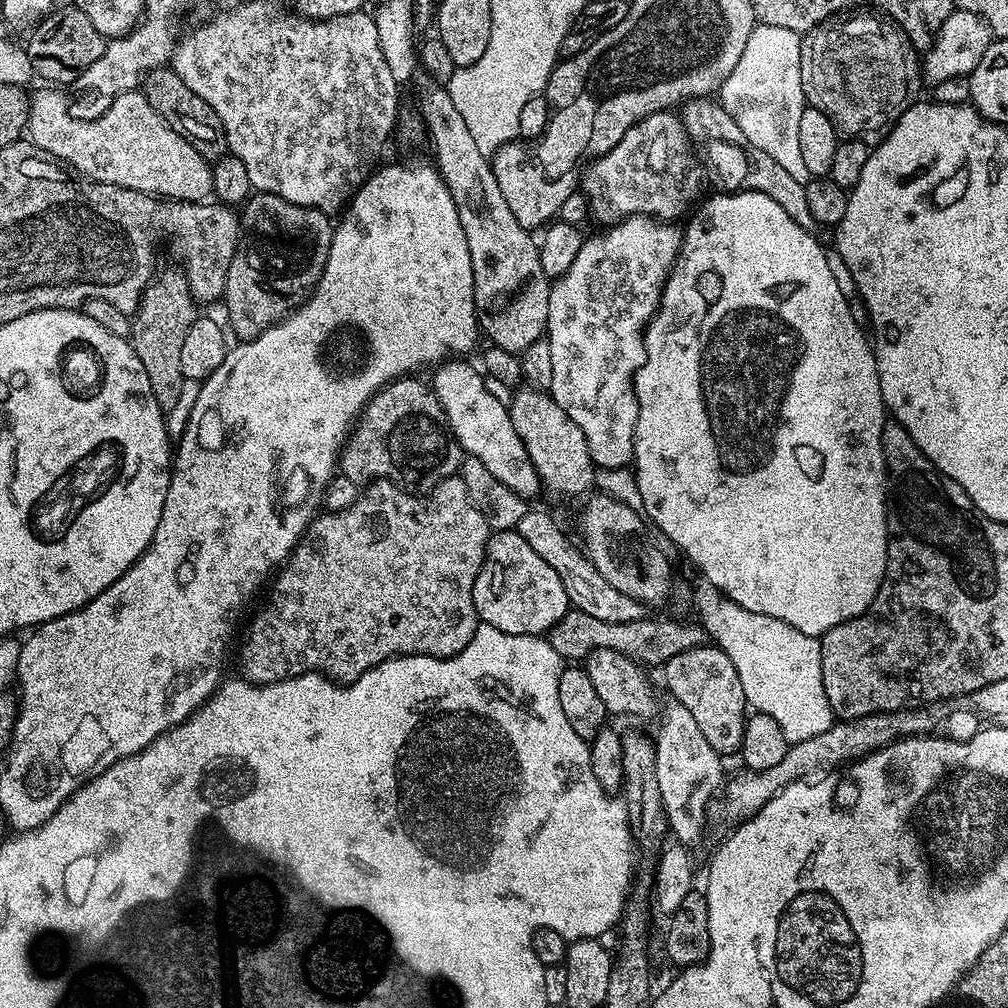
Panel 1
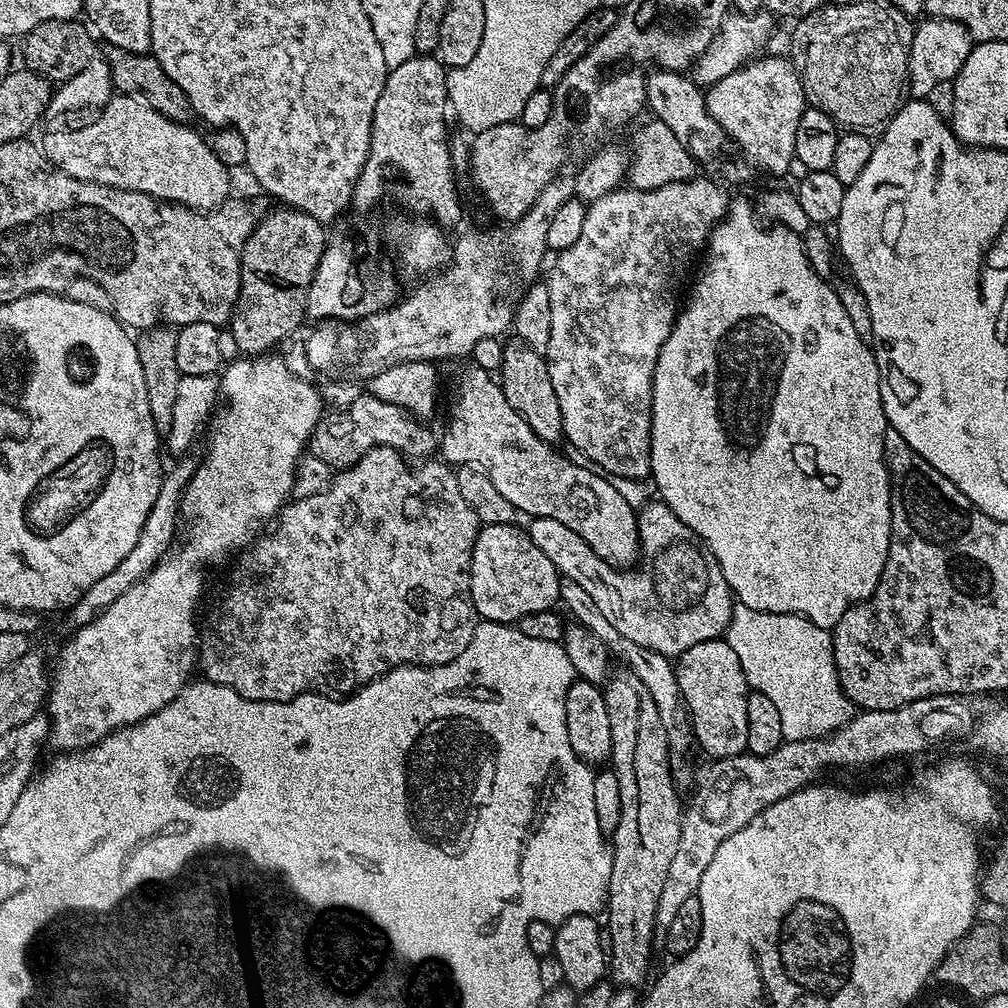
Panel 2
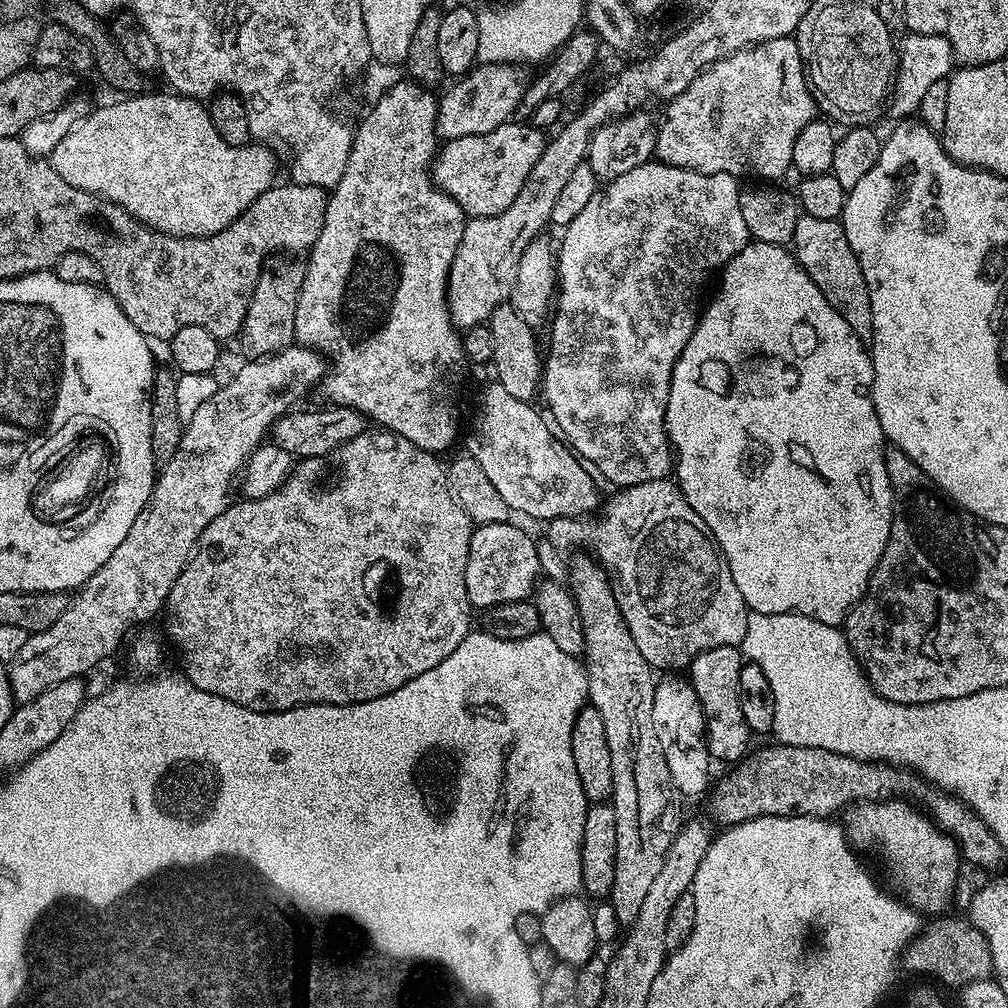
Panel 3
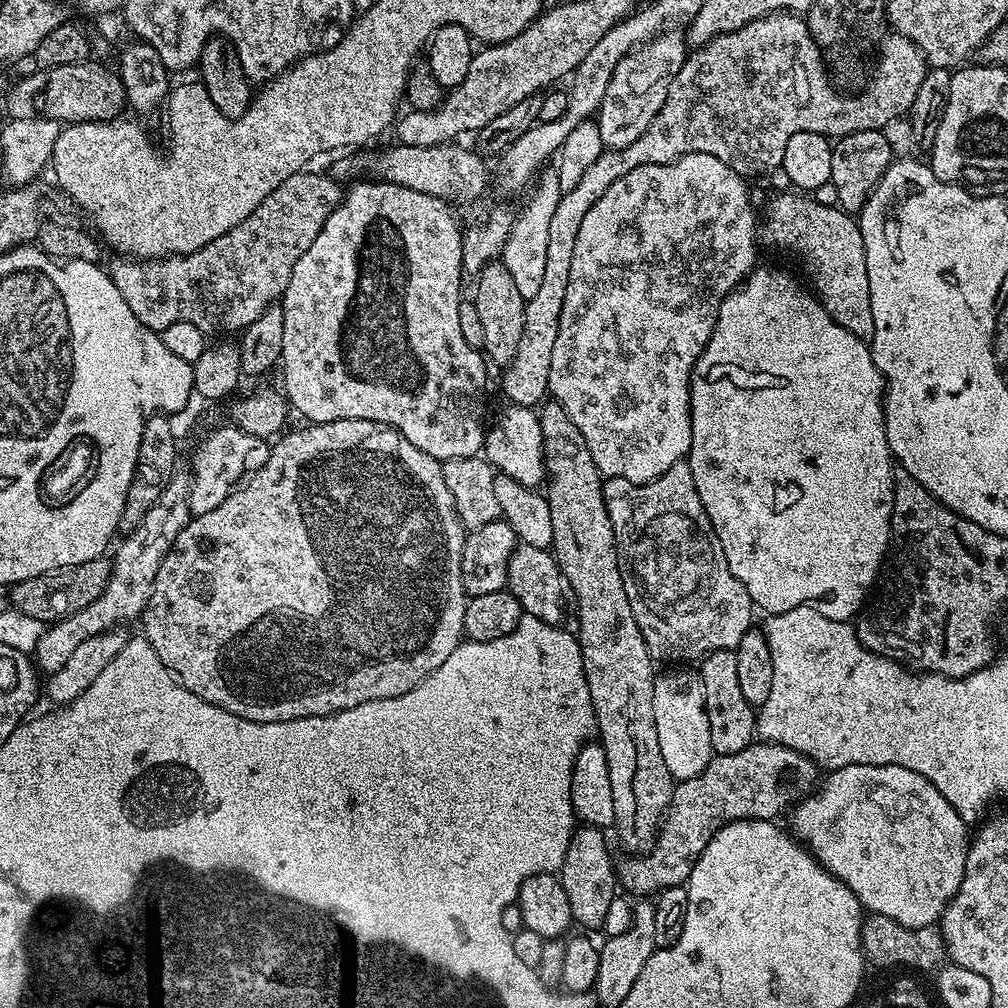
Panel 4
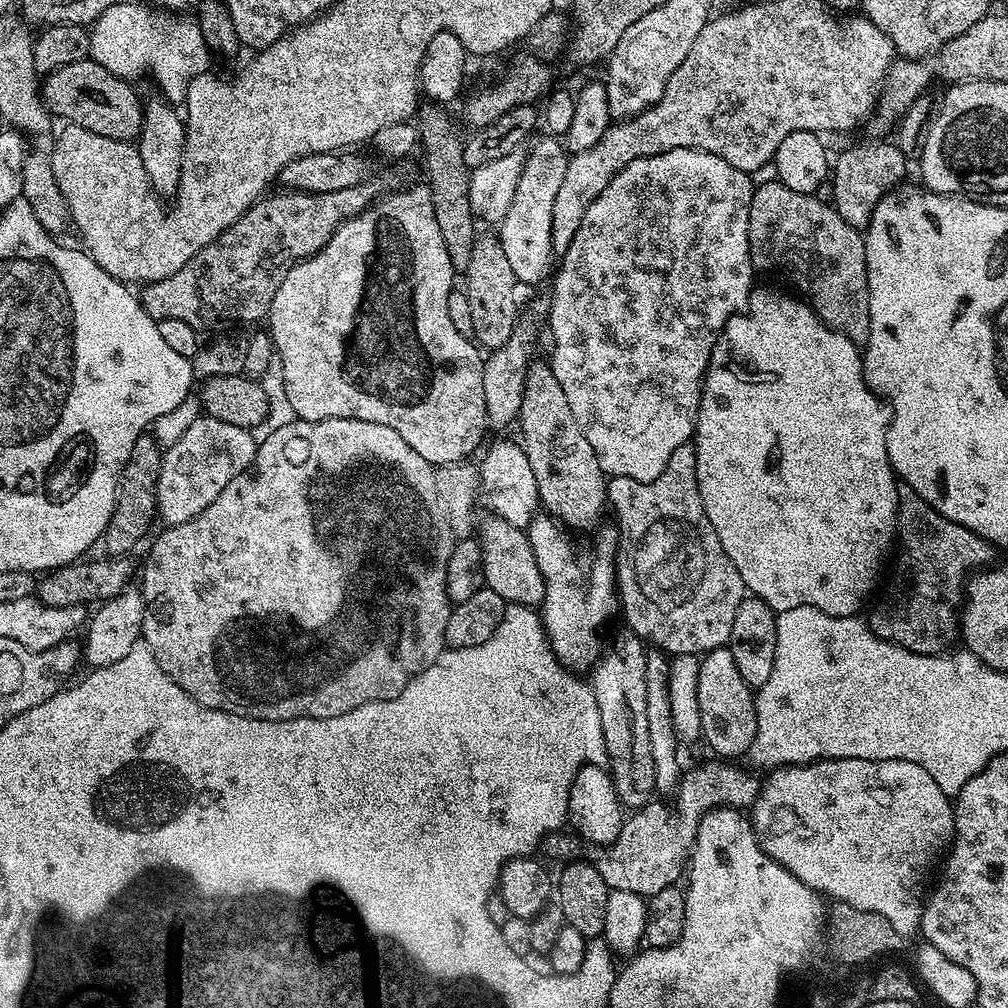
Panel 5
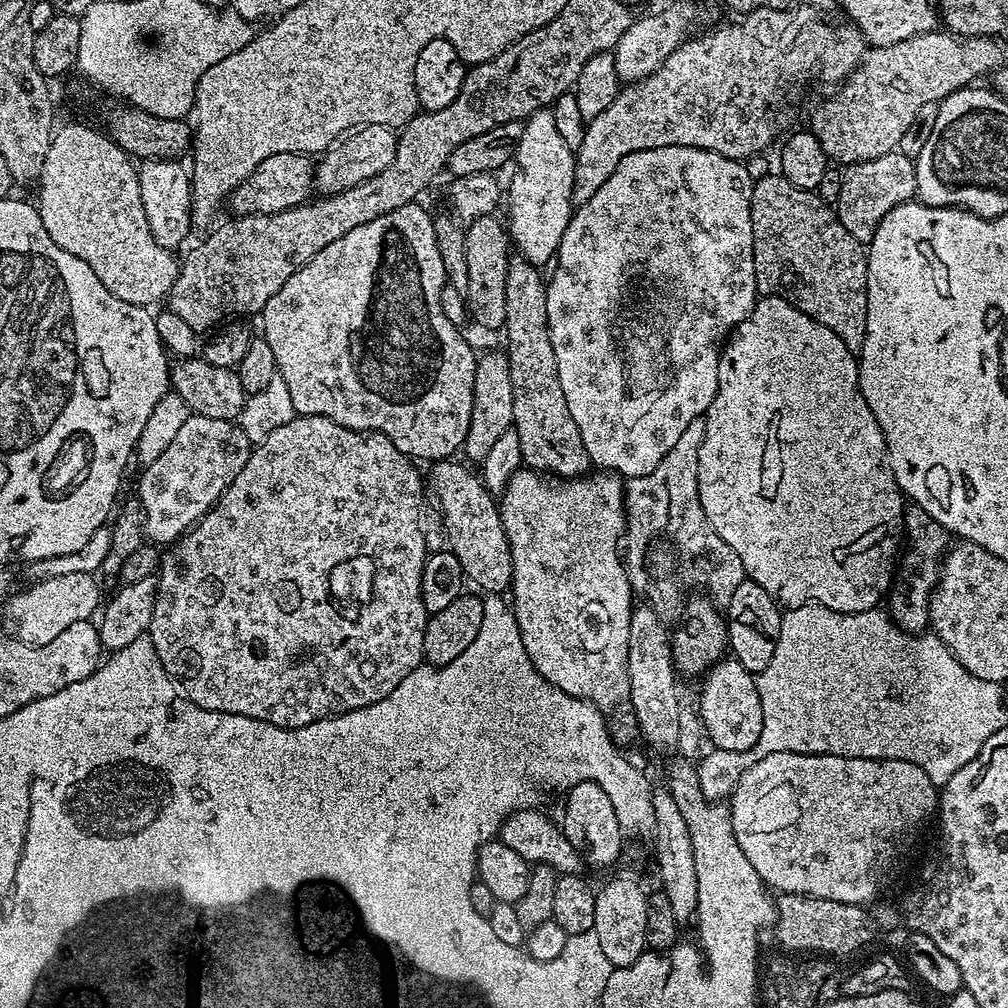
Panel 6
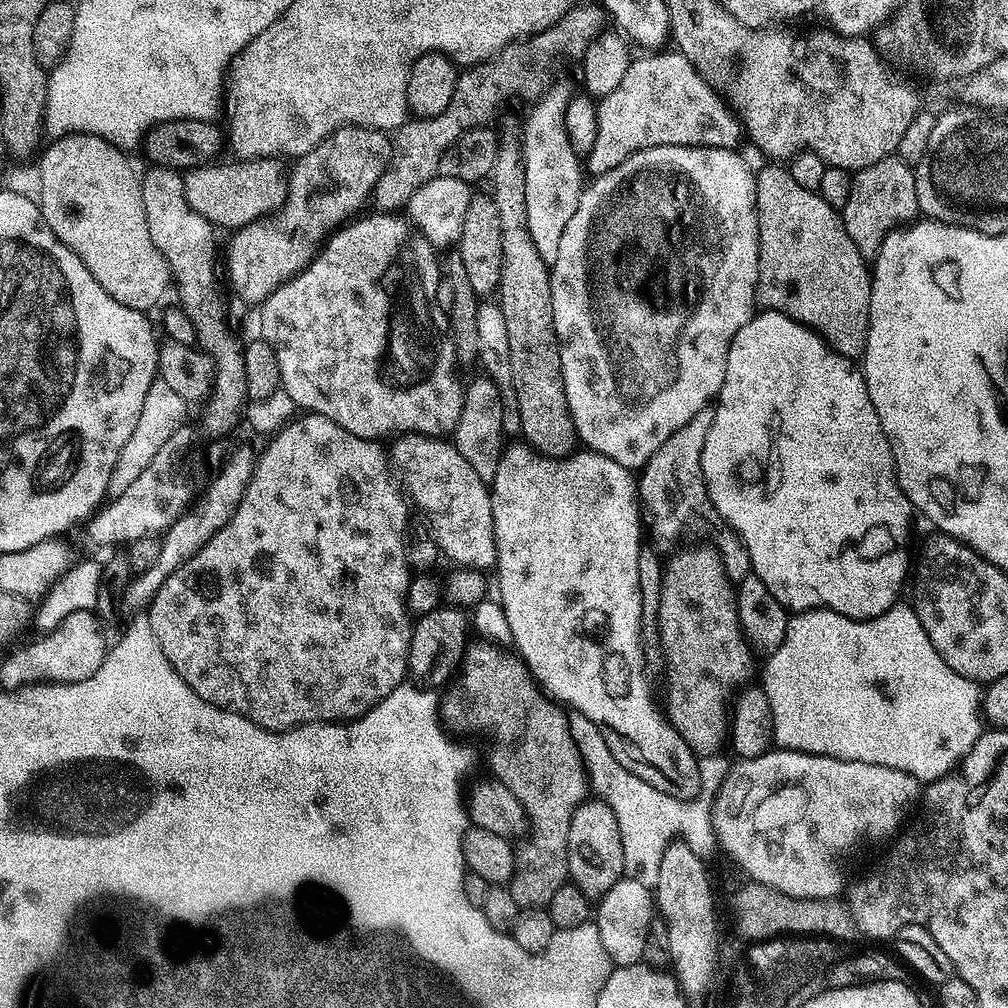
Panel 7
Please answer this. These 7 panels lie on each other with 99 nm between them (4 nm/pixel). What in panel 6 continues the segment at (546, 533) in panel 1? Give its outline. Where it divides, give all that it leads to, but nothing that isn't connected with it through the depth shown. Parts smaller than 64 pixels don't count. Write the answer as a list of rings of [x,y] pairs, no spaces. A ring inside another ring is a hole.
[[[703,419],[690,422],[686,430],[682,430],[678,442],[650,470],[648,476],[634,476],[624,486],[624,534],[622,537],[622,559],[624,569],[633,593],[646,602],[661,618],[679,617],[686,601],[695,588],[705,588],[707,595],[717,605],[727,605],[730,594],[738,590],[738,586],[746,578],[742,558],[718,538],[716,531],[709,526],[706,514],[702,510],[702,502],[698,494],[698,450],[702,450],[704,437]]]

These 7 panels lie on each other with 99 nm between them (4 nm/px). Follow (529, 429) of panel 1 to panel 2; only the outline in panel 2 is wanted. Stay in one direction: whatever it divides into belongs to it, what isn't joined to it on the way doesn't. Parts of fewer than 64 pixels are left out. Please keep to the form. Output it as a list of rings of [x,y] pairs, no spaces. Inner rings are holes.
[[[508,342],[504,344],[504,361],[498,373],[498,381],[504,389],[507,401],[529,423],[530,428],[534,430],[534,434],[545,440],[546,443],[555,445],[557,443],[556,439],[559,437],[561,439],[565,435],[564,422],[562,420],[562,406],[558,406],[558,394],[554,394],[554,382],[550,382],[547,359],[528,344],[523,342],[515,343],[510,344]]]

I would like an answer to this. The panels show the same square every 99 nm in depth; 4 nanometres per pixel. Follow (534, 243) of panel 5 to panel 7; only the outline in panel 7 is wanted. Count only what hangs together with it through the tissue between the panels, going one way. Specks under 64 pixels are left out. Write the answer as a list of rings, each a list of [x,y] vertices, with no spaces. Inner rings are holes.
[[[566,81],[549,83],[544,95],[531,105],[528,117],[522,123],[522,143],[524,146],[526,170],[526,214],[530,234],[538,246],[538,254],[543,260],[554,261],[558,258],[558,242],[562,242],[562,230],[566,230],[566,222],[570,222],[574,210],[578,210],[578,198],[586,187],[586,180],[580,177],[582,172],[581,157],[576,155],[570,146],[570,138],[566,134],[566,106],[571,102],[574,89]]]

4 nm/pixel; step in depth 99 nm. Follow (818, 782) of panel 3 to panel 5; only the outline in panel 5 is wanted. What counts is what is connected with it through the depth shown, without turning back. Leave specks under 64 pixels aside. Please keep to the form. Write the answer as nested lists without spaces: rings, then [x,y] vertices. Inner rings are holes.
[[[716,763],[720,764],[700,764],[681,775],[674,792],[676,812],[667,816],[653,806],[645,806],[627,817],[626,839],[619,845],[620,852],[612,852],[598,860],[600,873],[609,889],[632,891],[647,898],[658,894],[658,890],[673,887],[679,881],[676,879],[684,868],[684,859],[689,859],[704,816],[713,808],[727,806],[744,810],[755,802],[761,781],[755,780],[746,769],[735,768],[732,765],[735,763]]]

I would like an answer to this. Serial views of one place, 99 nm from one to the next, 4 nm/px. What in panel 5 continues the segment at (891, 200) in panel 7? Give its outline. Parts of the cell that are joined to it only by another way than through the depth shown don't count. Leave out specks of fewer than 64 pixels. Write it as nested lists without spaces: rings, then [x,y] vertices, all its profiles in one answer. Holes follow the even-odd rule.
[[[868,140],[865,144],[852,144],[840,157],[835,157],[830,179],[834,184],[832,207],[850,226],[864,230],[872,221],[876,207],[885,196],[893,191],[892,187],[904,176],[910,164],[904,155],[903,147],[883,144],[880,140]]]

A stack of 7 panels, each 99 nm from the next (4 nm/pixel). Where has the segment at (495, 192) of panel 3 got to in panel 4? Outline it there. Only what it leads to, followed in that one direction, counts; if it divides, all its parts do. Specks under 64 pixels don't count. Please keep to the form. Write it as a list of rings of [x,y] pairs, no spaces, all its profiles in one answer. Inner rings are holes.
[[[449,142],[446,144],[435,144],[434,146],[406,146],[397,143],[396,148],[384,148],[381,152],[364,152],[368,150],[352,150],[341,160],[336,160],[330,169],[331,175],[337,181],[348,180],[360,182],[365,178],[371,178],[376,182],[384,184],[397,184],[406,186],[410,190],[418,190],[421,196],[437,196],[439,200],[449,201],[450,196],[456,196],[457,200],[464,202],[466,200],[476,200],[484,192],[484,187],[488,184],[488,168],[485,157],[481,153],[473,150],[471,147],[459,148],[459,143]]]

